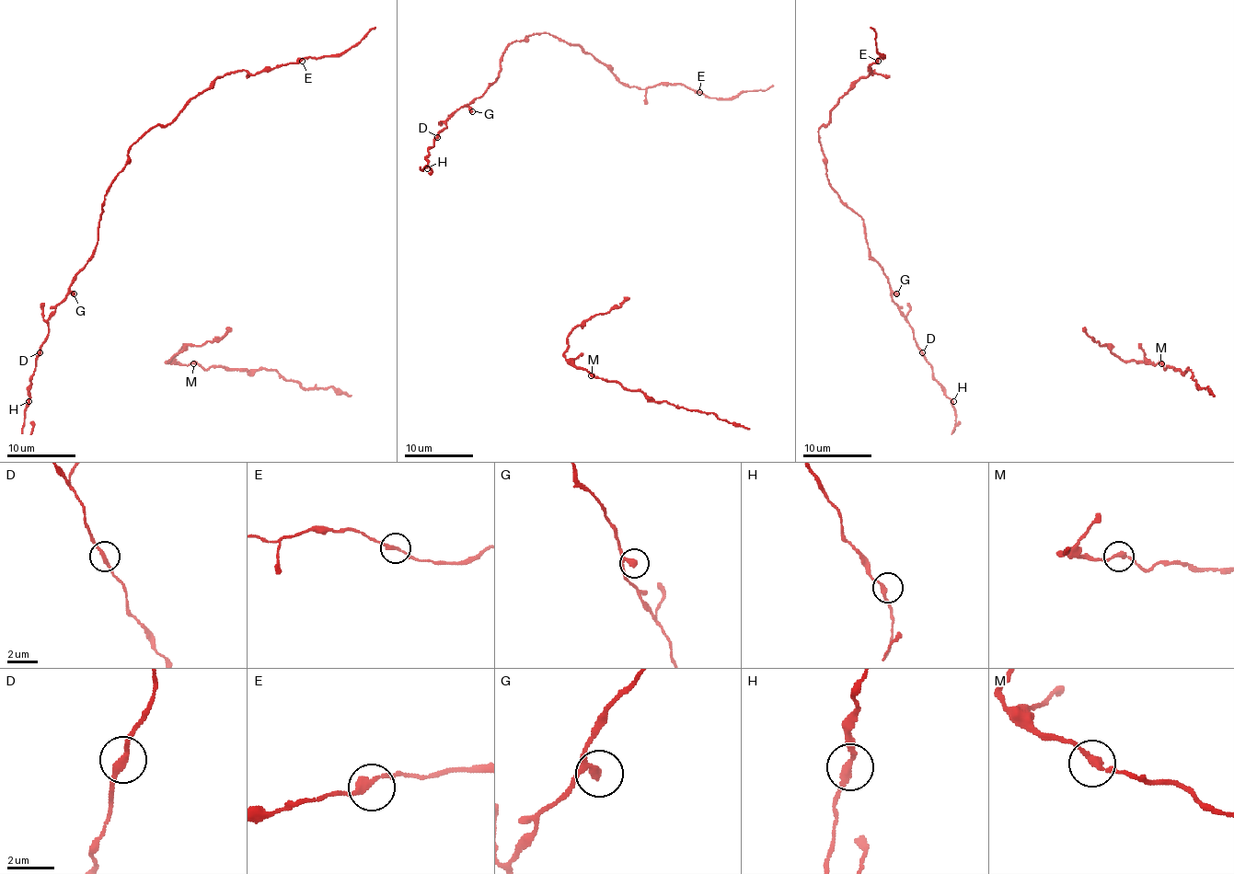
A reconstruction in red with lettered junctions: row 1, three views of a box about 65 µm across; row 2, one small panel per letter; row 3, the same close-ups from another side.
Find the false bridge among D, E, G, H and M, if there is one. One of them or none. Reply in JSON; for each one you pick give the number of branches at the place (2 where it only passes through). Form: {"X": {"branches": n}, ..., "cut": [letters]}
{"cut": []}

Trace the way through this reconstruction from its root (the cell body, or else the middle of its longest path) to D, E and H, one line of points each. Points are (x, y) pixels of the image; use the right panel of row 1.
D: (916, 339), (922, 352)
E: (916, 339), (870, 256), (864, 220), (827, 178), (819, 141), (829, 111), (878, 61)
H: (916, 339), (941, 390), (953, 401)

